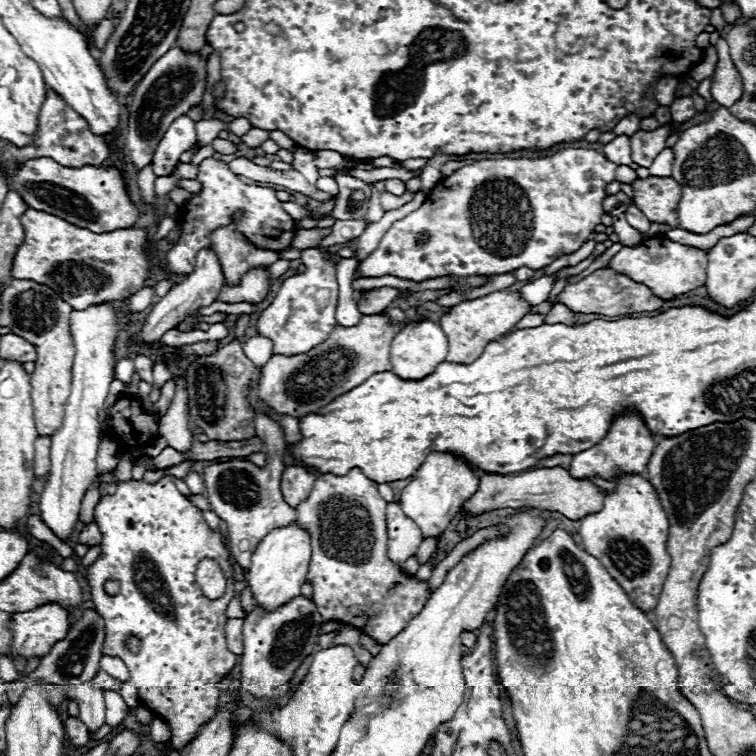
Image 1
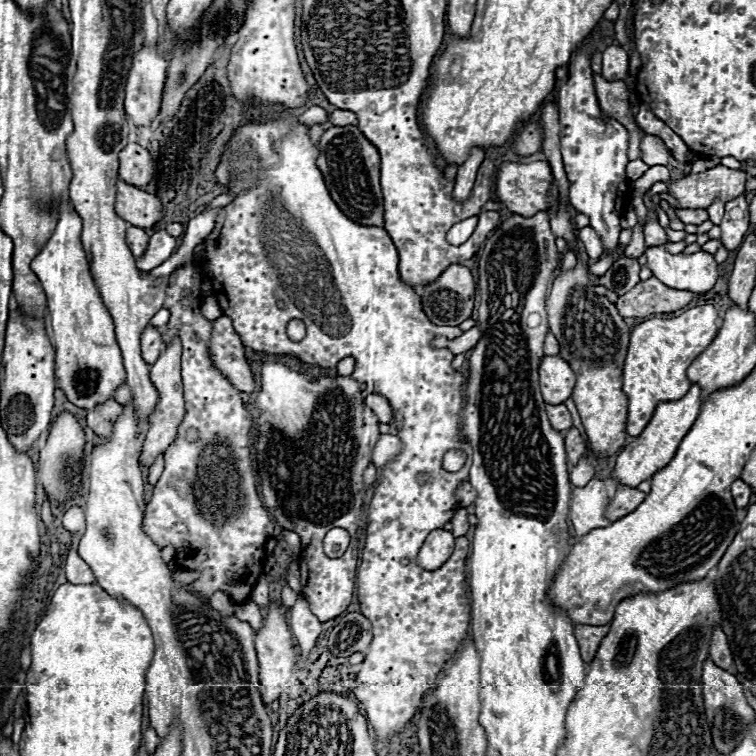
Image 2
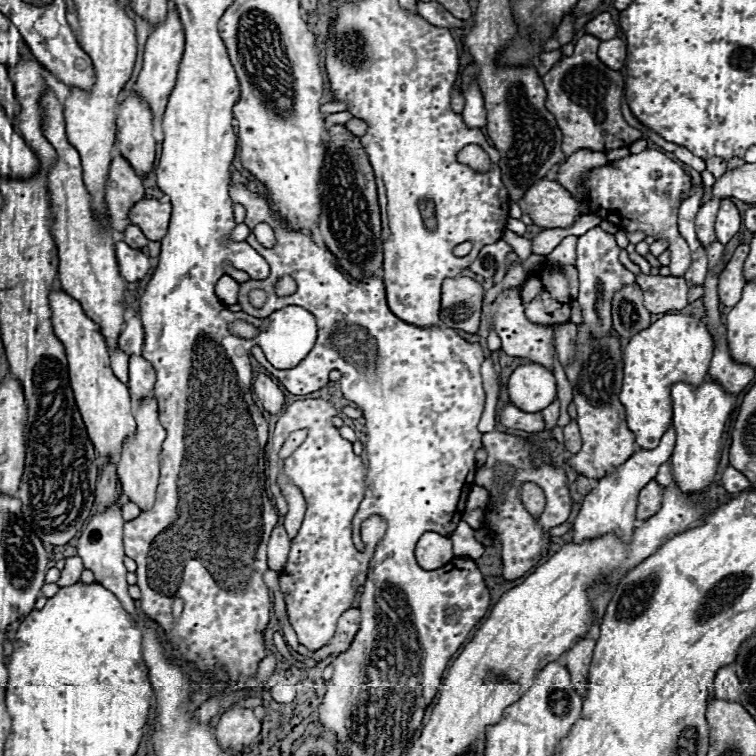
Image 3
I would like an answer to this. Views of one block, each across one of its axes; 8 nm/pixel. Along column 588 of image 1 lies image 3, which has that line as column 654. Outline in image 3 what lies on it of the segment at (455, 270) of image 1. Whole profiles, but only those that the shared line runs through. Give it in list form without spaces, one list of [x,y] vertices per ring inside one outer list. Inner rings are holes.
[[[646,148],[646,150],[640,152],[640,154],[630,154],[628,158],[610,162],[608,166],[602,166],[602,168],[590,172],[584,186],[588,188],[588,198],[586,198],[586,202],[590,204],[590,212],[594,212],[594,214],[602,216],[604,220],[616,224],[620,230],[624,230],[624,228],[630,230],[630,232],[634,232],[634,230],[644,230],[644,232],[650,234],[650,236],[658,234],[658,238],[668,240],[668,242],[670,242],[668,248],[670,248],[670,252],[672,252],[672,262],[670,262],[670,266],[668,266],[670,272],[672,272],[674,276],[684,276],[684,274],[688,272],[690,262],[692,262],[692,260],[690,260],[690,250],[688,250],[686,240],[684,240],[684,238],[680,236],[680,232],[678,232],[676,214],[678,214],[678,198],[680,198],[680,194],[686,192],[686,190],[690,190],[692,184],[690,184],[690,176],[688,176],[674,160],[670,160],[666,154],[662,154],[662,152],[658,152],[658,150]]]

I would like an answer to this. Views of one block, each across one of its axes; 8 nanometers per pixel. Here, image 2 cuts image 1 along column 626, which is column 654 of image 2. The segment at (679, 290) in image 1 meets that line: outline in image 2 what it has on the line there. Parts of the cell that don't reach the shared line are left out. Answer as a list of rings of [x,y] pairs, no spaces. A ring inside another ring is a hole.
[[[656,246],[647,248],[644,254],[652,276],[670,288],[706,294],[718,280],[718,262],[708,252],[672,254]]]

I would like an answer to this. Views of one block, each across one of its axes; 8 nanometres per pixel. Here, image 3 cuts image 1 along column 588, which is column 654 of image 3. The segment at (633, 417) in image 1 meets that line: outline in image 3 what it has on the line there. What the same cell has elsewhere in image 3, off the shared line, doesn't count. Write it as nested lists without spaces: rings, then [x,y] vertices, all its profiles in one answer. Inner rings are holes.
[[[670,426],[666,430],[666,434],[662,436],[658,448],[640,448],[636,450],[624,464],[620,464],[614,472],[606,474],[604,478],[598,480],[598,484],[592,488],[590,494],[584,496],[582,508],[576,516],[574,522],[574,542],[580,540],[588,540],[588,538],[596,538],[608,532],[618,534],[618,538],[622,540],[630,540],[630,534],[634,532],[634,522],[636,522],[636,500],[638,500],[638,492],[642,490],[642,486],[646,486],[650,480],[654,480],[658,468],[670,460],[670,454],[674,450],[674,442],[676,442],[676,432],[674,426]]]

